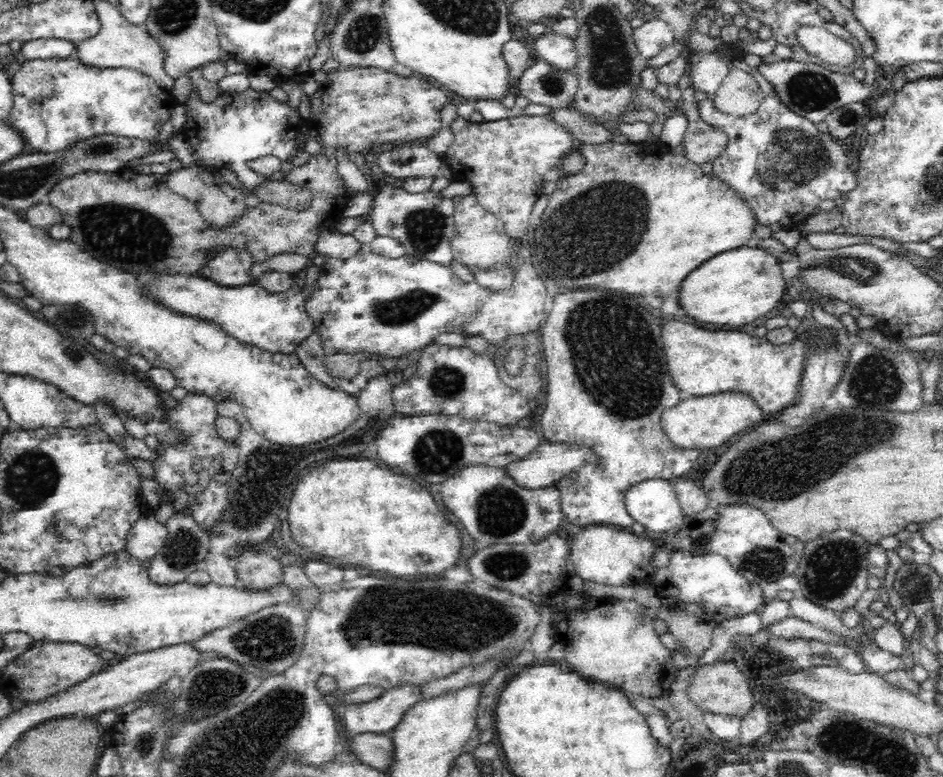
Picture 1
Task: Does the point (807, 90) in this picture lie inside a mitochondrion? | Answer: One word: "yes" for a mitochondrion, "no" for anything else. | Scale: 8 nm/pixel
yes

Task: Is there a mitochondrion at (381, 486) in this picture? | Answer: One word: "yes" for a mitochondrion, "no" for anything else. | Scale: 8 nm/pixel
no

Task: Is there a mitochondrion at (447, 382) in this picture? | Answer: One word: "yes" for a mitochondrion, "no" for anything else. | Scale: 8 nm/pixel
yes

